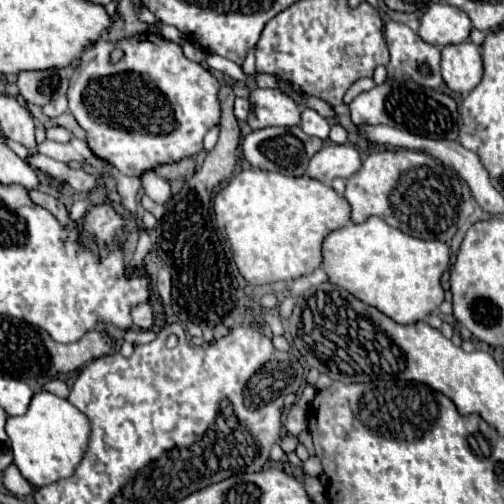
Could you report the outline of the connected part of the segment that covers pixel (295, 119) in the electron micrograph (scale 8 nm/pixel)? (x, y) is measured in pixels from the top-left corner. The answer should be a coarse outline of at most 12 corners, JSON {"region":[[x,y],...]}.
{"region":[[253,89],[251,129],[299,125],[299,107],[279,89]]}

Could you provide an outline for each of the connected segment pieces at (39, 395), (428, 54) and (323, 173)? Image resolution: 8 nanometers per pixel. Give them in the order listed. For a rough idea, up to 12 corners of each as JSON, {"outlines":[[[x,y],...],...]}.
{"outlines":[[[37,391],[7,419],[13,463],[35,487],[75,473],[87,415]],[[397,21],[385,23],[389,77],[437,89],[441,51]],[[327,143],[307,175],[329,185],[351,177],[361,157],[351,143]]]}

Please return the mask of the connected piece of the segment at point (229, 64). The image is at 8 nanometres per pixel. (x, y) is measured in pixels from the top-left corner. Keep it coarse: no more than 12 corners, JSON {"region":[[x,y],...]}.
{"region":[[208,54],[206,64],[232,79],[256,86],[253,77],[225,57]]}

